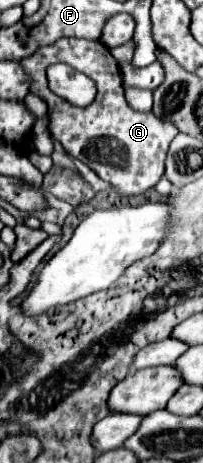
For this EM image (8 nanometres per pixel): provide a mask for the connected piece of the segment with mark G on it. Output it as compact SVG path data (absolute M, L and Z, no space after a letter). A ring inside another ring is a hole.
M64 37L25 58L23 66L33 78L31 92L47 100L49 116L51 116L51 134L57 142L61 142L67 154L85 162L93 172L97 172L101 180L109 182L121 196L139 196L155 188L155 184L161 180L165 172L169 144L179 134L177 126L165 124L161 118L153 116L153 112L137 112L127 104L121 76L119 76L119 62L115 64L105 44L93 40ZM57 62L69 64L75 70L87 74L91 80L95 80L97 98L91 106L87 108L73 106L65 98L59 98L49 90L45 72L51 64Z

